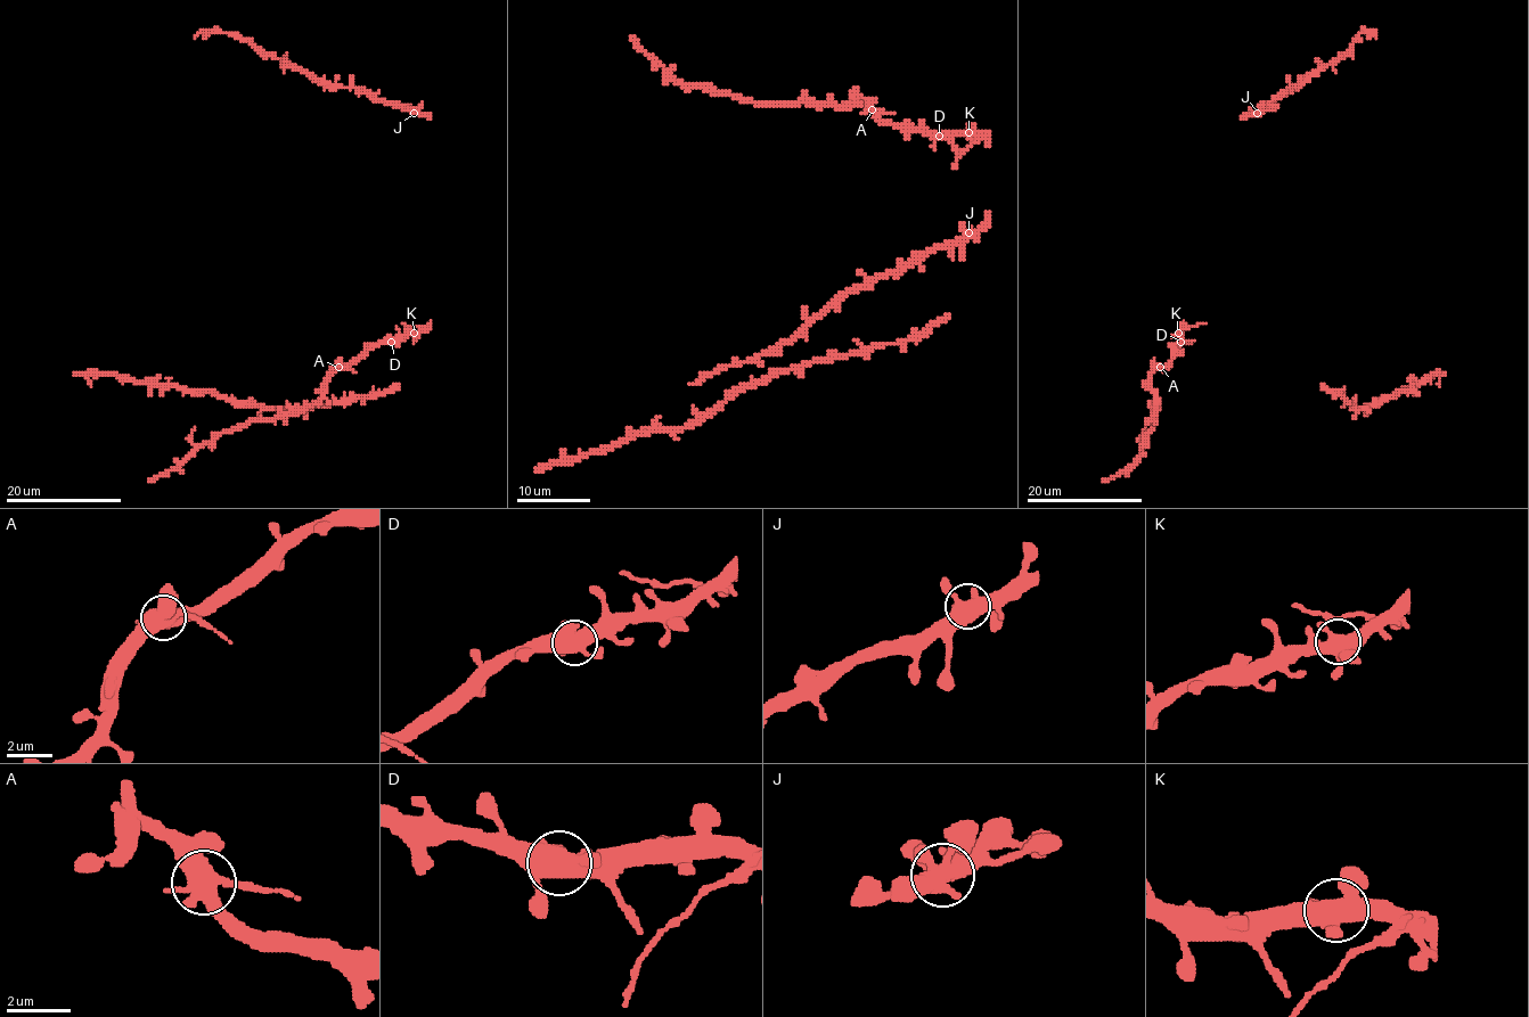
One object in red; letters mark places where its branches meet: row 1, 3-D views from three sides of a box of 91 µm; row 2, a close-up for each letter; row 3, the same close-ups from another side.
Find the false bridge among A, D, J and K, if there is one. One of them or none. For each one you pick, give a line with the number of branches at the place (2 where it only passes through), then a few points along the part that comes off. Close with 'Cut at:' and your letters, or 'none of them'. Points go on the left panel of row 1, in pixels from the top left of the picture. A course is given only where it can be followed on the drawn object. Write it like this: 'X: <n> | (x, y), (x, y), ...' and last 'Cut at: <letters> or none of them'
Cut at: none of them

